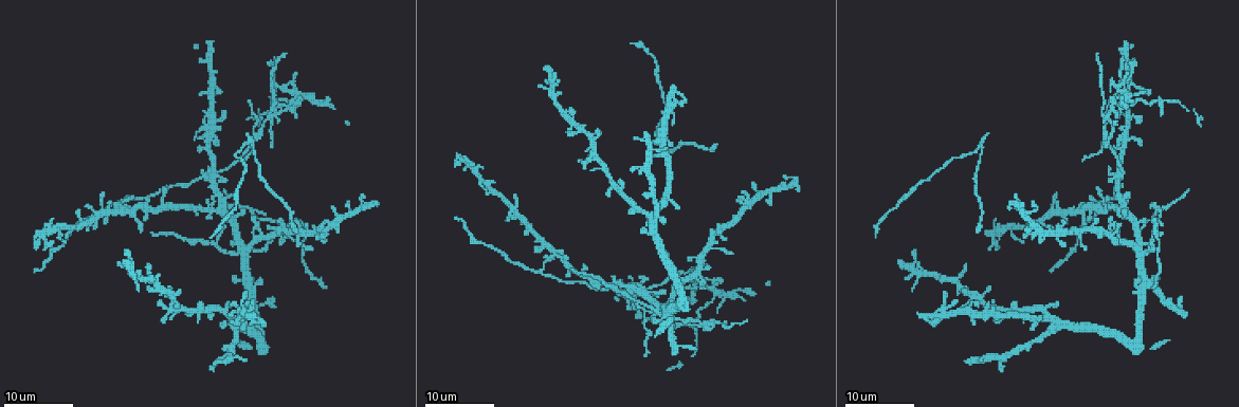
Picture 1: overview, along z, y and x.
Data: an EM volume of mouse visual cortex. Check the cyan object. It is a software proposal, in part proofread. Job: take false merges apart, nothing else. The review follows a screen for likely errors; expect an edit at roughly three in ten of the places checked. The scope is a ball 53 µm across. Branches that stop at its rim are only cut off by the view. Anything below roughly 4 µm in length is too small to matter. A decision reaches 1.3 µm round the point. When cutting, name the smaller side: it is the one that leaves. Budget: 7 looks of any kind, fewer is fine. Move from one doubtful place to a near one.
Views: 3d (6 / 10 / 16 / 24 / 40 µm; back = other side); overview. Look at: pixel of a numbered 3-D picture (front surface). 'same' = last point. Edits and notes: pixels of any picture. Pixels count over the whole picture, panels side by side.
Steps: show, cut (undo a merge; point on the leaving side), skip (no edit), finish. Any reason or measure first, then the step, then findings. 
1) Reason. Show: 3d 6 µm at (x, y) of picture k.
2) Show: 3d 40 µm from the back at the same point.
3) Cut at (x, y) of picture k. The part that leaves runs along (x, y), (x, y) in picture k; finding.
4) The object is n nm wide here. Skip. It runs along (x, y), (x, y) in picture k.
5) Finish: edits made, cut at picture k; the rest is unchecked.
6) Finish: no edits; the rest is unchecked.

Branch point. Show: 3d 24 µm at (214, 171) of picture 1.

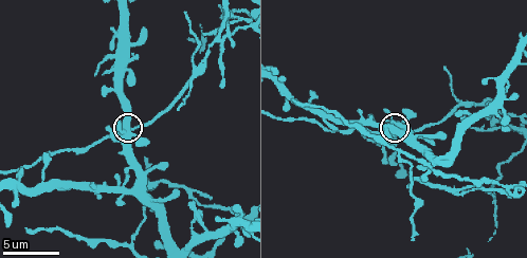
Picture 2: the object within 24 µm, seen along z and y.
Show: 3d 10 µm at the same point.

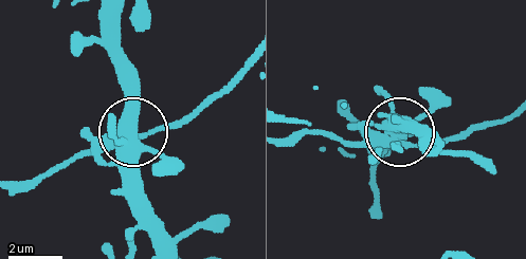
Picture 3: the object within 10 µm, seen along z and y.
3 arms meet here. Skip. It runs along (171, 247), (140, 186), (130, 134), (58, 164) in picture 3; continuous, no second neuron.

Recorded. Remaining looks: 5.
Three arms meet. Show: 3d 16 µm at (204, 62) of picture 2.

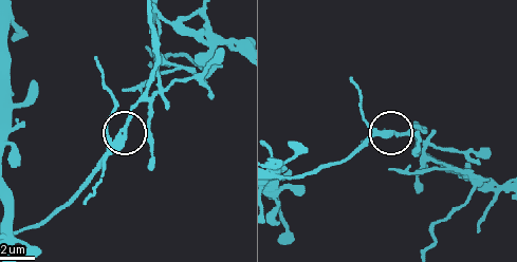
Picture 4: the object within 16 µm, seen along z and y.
Cut at (109, 120) of picture 4. The part that leaves runs along (110, 144), (106, 124), (114, 98), (94, 57) in picture 4; a second neuron is stuck on.

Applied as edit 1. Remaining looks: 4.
Show: overview.

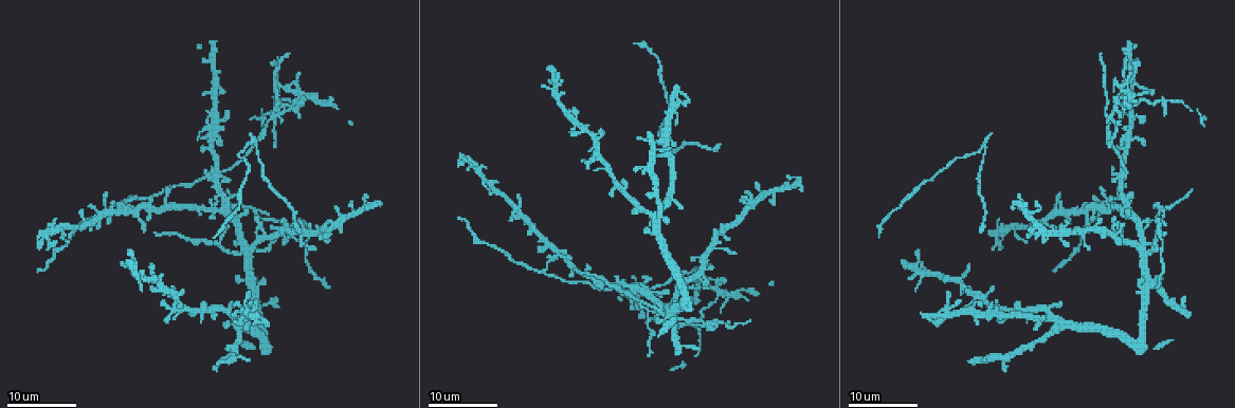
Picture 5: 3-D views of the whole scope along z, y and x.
Branch point. Show: 3d 24 µm at (341, 215) of picture 5.

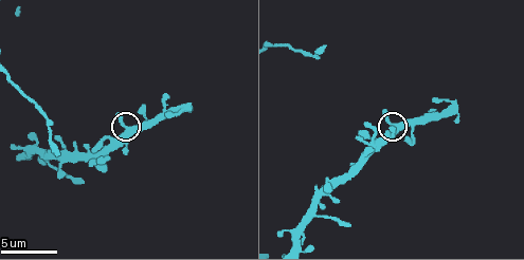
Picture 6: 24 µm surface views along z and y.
Zoom in. Show: 3d 6 µm at (129, 128) of picture 6.

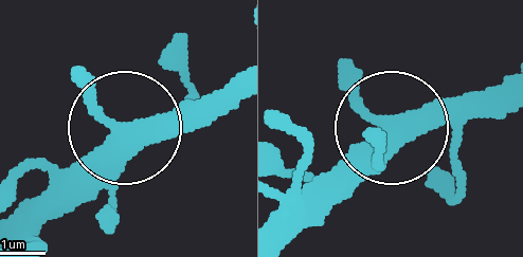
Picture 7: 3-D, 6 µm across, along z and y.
The object is 330 nm wide here. Skip. It runs along (13, 224), (126, 126), (236, 110) in picture 7; one neuron here.

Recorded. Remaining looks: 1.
Finish: edits made, cut at picture 4; the rest is unchecked.

